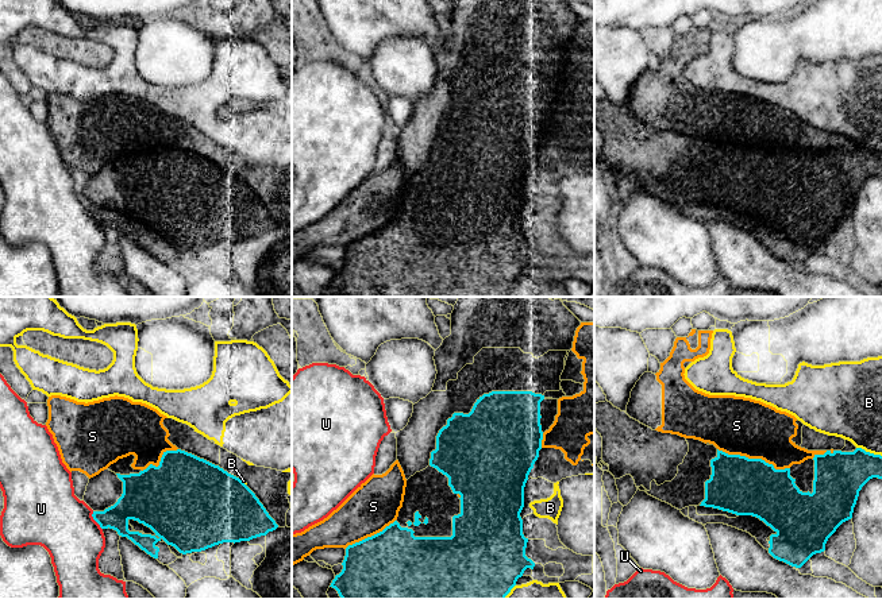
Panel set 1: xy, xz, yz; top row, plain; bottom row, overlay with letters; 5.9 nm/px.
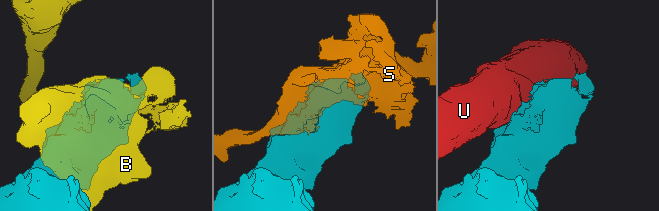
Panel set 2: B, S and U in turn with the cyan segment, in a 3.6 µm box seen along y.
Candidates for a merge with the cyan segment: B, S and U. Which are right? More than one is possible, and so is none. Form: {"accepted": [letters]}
{"accepted": []}

